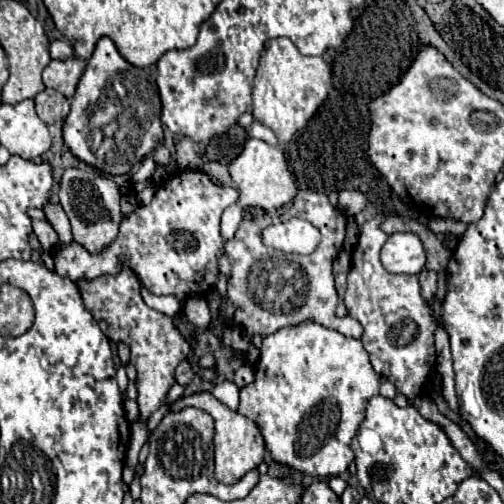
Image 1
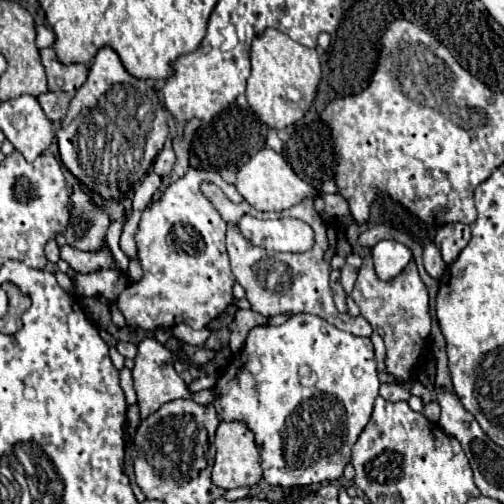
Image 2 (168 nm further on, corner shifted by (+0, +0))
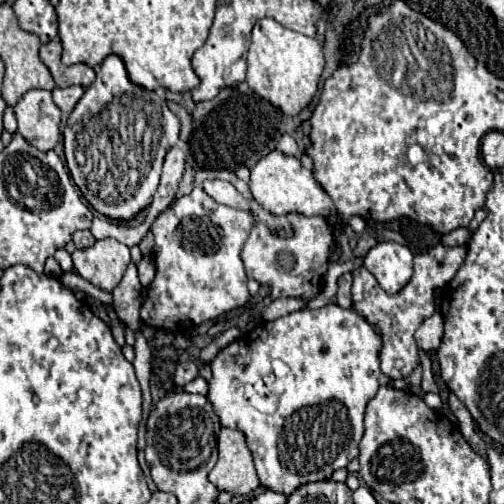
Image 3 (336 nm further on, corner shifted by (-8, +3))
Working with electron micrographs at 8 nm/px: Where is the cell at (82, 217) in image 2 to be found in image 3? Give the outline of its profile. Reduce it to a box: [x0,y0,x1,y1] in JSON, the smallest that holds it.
[72,231,96,249]

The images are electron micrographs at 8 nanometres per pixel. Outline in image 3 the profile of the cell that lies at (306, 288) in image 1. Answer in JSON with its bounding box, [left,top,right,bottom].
[204,181,334,299]

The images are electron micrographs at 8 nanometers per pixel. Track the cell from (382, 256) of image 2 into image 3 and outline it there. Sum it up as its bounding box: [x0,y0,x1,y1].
[362,241,414,295]

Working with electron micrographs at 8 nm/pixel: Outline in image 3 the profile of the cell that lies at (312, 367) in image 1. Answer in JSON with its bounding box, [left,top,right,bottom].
[208,303,388,495]

